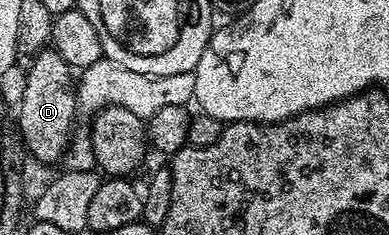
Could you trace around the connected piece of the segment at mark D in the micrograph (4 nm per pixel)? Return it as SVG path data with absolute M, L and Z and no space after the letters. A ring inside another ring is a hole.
M52 46L43 49L34 56L28 65L29 73L25 76L25 85L21 88L21 113L17 116L17 128L21 131L20 143L26 151L35 157L41 164L52 166L57 159L66 155L74 135L73 119L79 116L77 107L77 90L75 87L75 72L67 62L59 56Z

